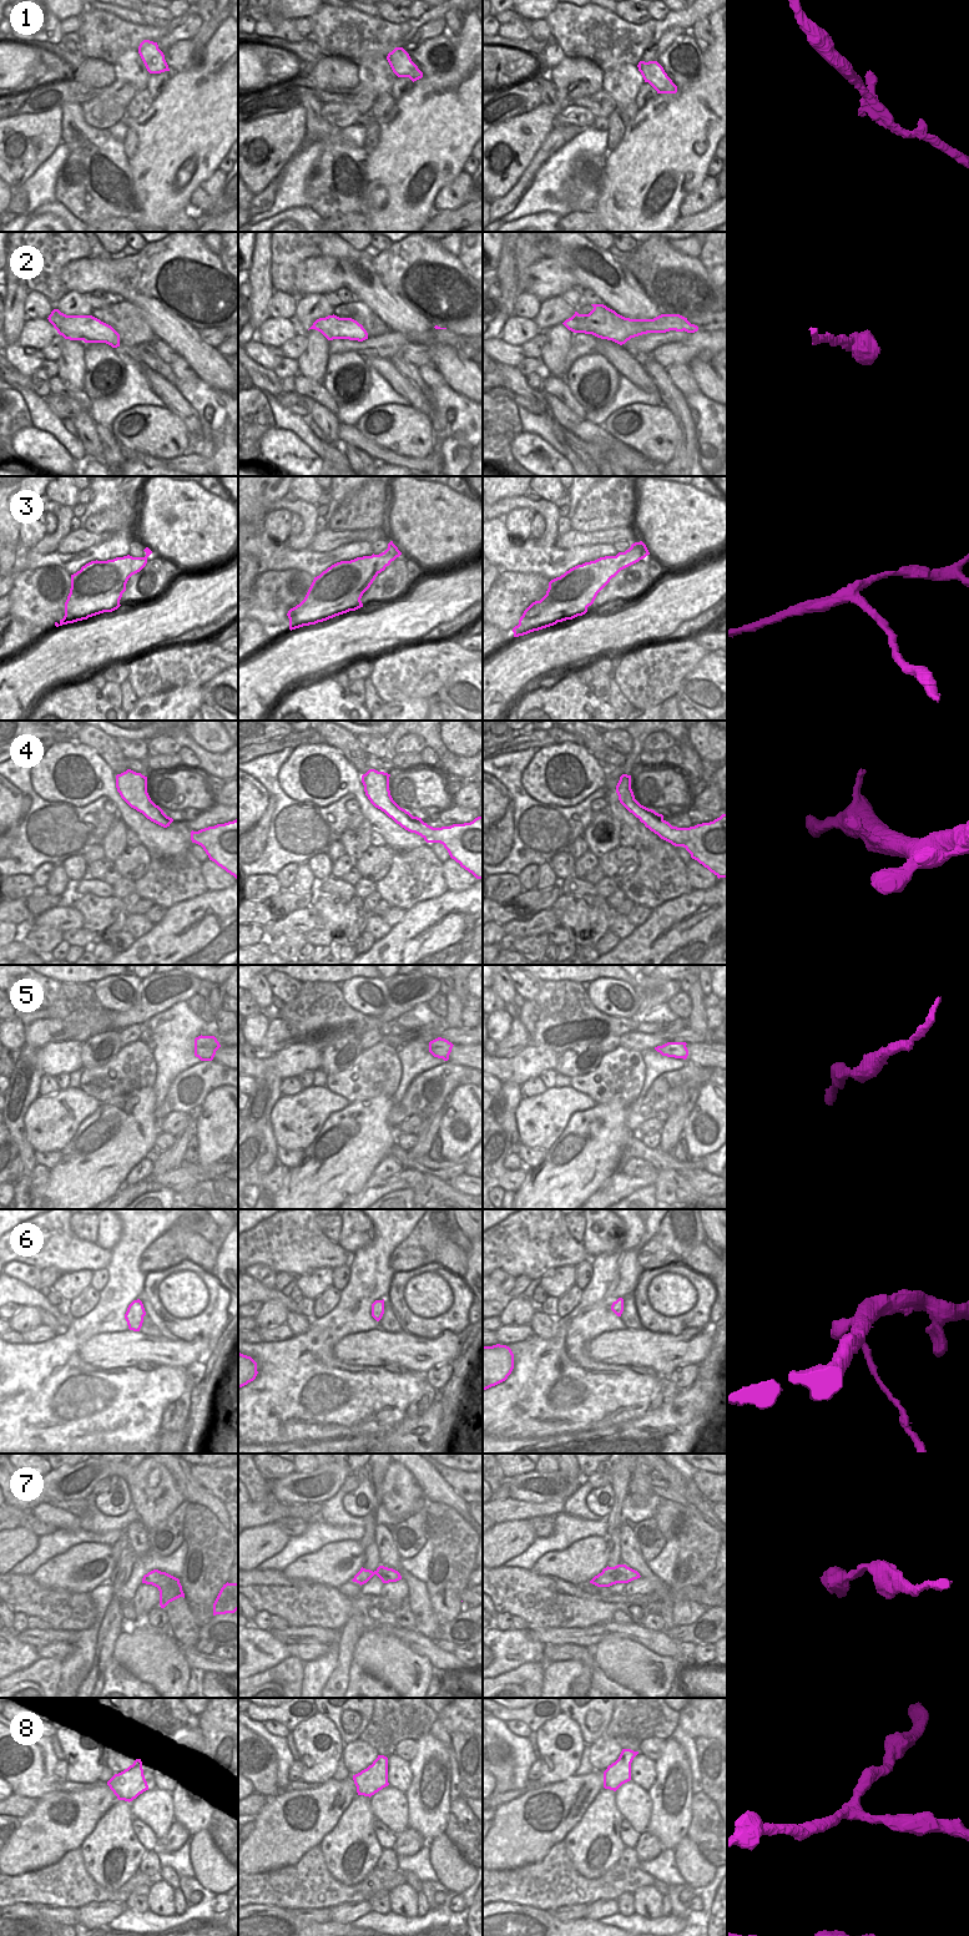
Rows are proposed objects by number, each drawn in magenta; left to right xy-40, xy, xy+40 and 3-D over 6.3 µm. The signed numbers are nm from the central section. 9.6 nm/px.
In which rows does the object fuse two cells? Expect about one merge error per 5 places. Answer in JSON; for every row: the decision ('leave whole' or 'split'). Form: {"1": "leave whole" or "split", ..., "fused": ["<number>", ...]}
{"1": "leave whole", "2": "leave whole", "3": "leave whole", "4": "leave whole", "5": "leave whole", "6": "leave whole", "7": "leave whole", "8": "leave whole", "fused": []}

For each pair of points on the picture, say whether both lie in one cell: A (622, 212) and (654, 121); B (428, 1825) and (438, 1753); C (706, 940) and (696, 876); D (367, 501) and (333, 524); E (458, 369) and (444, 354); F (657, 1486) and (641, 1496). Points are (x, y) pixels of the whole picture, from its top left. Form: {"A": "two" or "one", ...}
{"A": "one", "B": "one", "C": "two", "D": "one", "E": "one", "F": "two"}

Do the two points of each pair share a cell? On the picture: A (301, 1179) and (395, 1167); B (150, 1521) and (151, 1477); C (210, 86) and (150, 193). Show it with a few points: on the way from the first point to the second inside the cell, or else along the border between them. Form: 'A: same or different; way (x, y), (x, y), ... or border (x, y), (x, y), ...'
A: different; border (387, 1156), (372, 1173)
B: same; way (151, 1510), (151, 1489)
C: same; way (202, 112), (183, 136), (178, 150), (167, 167)

